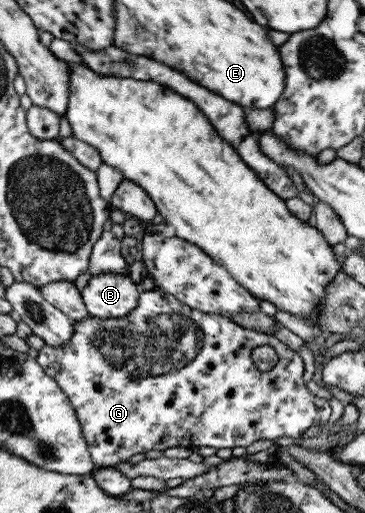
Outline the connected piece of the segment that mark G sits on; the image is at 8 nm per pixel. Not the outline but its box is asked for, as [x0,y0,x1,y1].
[35,288,330,466]

